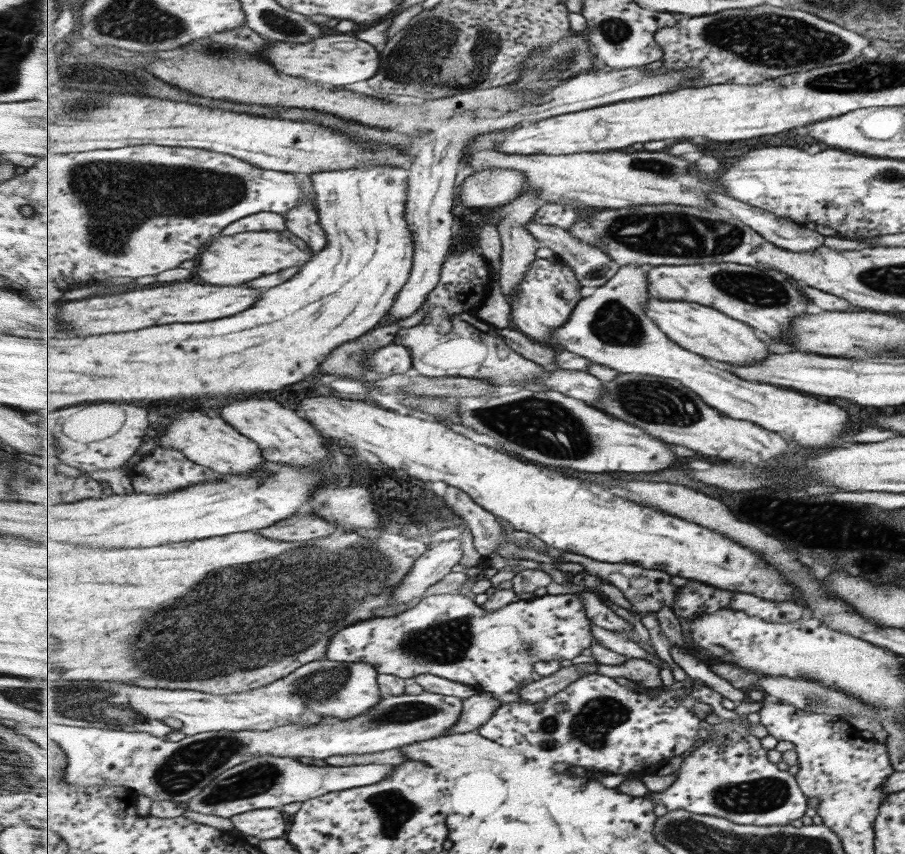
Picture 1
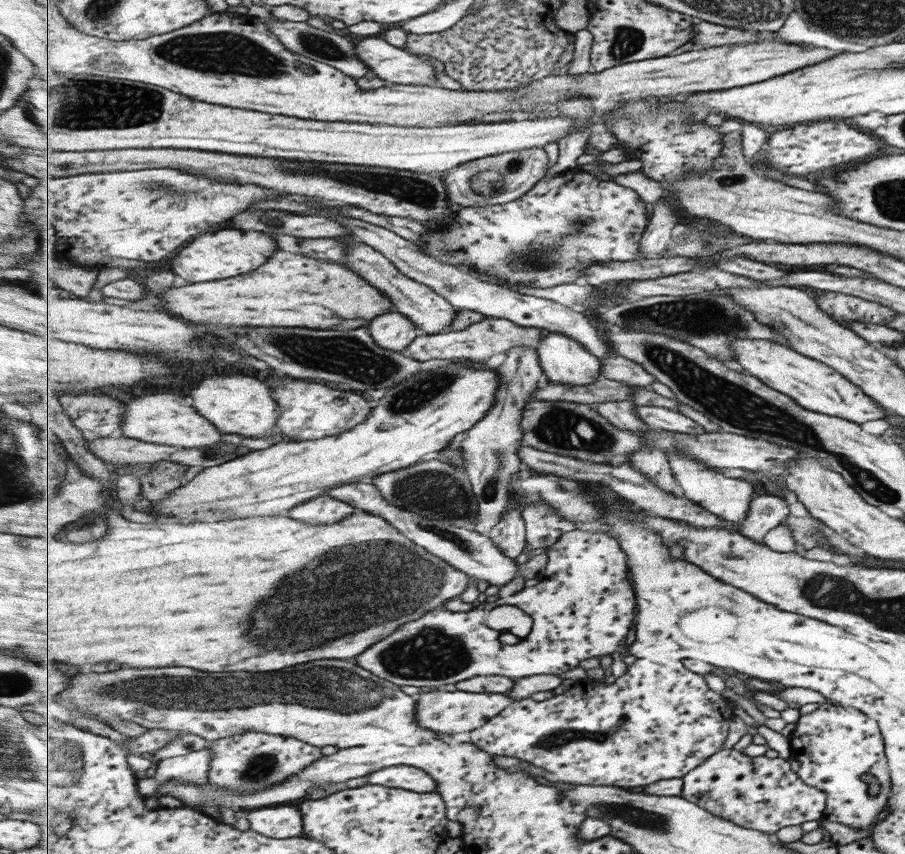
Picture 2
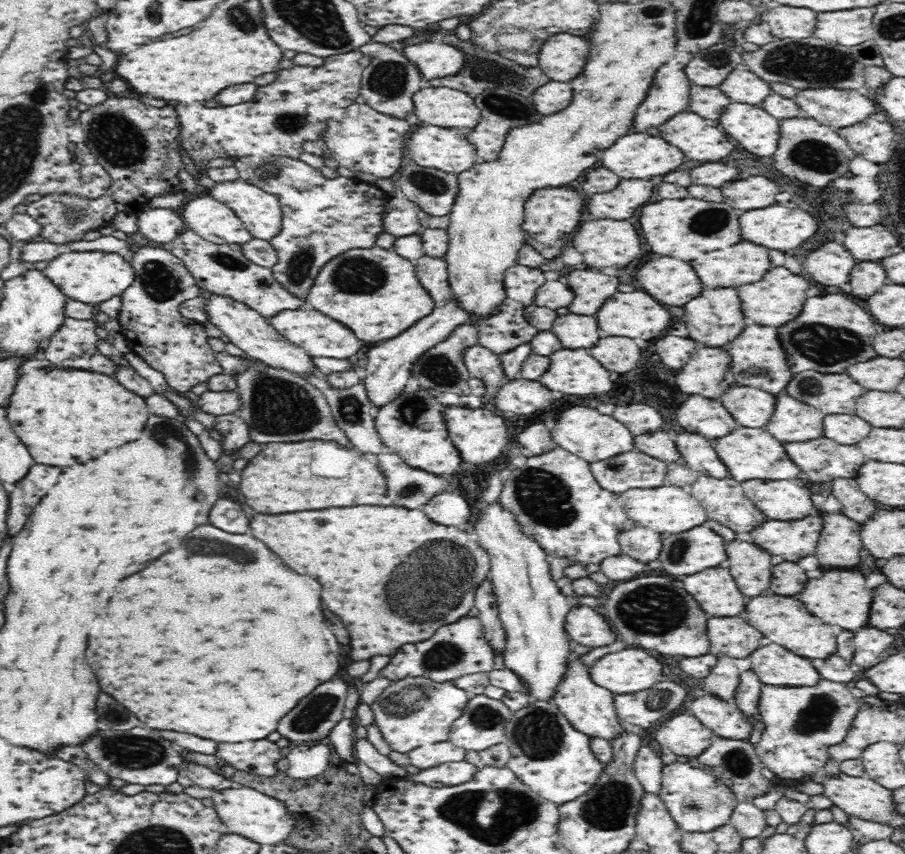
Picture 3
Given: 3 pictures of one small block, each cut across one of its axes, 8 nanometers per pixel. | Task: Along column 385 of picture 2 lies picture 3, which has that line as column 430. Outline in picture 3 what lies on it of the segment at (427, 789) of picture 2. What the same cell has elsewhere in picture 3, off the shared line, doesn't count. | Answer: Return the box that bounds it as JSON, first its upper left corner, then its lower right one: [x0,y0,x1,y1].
[410,761,480,787]

